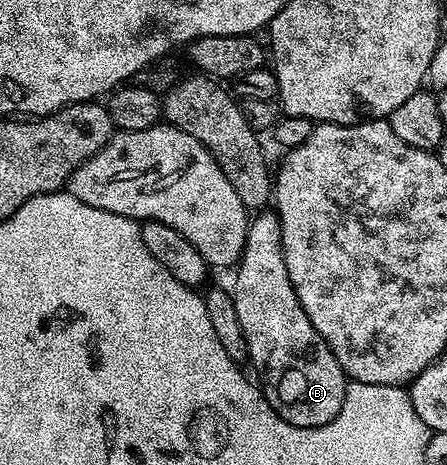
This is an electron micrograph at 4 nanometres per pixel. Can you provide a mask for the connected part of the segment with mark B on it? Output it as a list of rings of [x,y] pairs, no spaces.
[[[258,211],[250,219],[247,242],[236,269],[237,277],[231,283],[231,291],[235,311],[239,314],[239,326],[243,326],[243,338],[247,338],[247,360],[257,367],[261,375],[259,387],[265,393],[267,402],[287,422],[300,428],[314,428],[331,422],[331,418],[339,414],[345,401],[347,377],[335,354],[331,354],[327,342],[323,342],[315,326],[311,326],[311,318],[307,318],[303,306],[299,306],[295,286],[291,286],[291,278],[287,274],[282,246],[283,234],[276,211]]]

